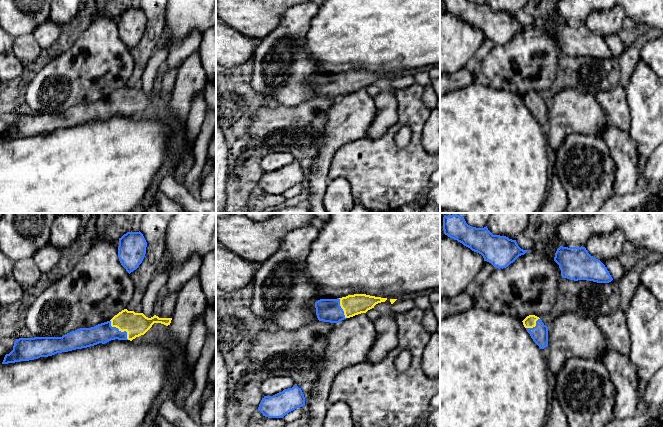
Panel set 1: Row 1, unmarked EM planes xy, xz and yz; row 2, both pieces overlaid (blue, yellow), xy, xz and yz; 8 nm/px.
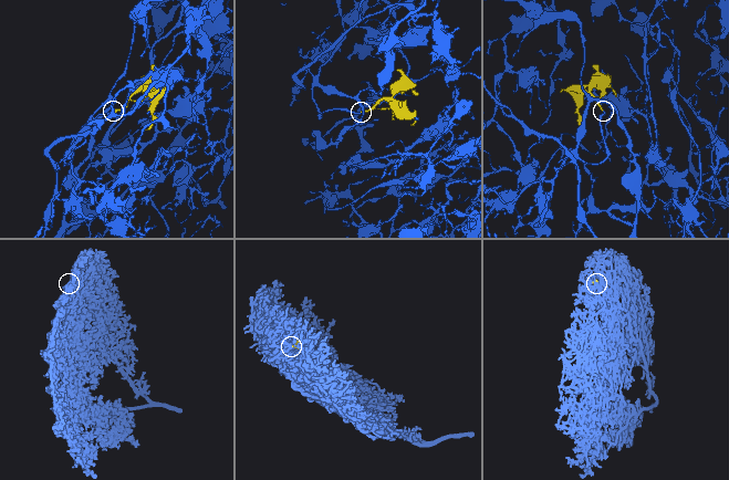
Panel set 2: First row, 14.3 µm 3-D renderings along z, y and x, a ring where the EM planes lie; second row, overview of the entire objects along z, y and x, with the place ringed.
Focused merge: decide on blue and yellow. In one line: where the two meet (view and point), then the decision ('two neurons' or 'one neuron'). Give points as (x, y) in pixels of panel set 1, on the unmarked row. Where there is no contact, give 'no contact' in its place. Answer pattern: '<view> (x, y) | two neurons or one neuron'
xy (120, 107) | one neuron

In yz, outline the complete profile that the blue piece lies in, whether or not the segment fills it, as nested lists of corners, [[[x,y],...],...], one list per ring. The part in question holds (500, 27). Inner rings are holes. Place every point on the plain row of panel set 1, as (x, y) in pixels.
[[[443,0],[444,10],[457,16],[472,27],[481,30],[484,37],[495,44],[506,44],[529,26],[521,25],[516,16],[493,11],[486,3],[476,4],[468,0]]]

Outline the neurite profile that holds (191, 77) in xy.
[[[197,50],[191,54],[179,67],[172,96],[167,102],[166,106],[166,111],[168,112],[172,121],[180,123],[182,127],[184,124],[186,124],[194,94],[197,91],[204,89],[208,81],[199,54],[200,52]]]

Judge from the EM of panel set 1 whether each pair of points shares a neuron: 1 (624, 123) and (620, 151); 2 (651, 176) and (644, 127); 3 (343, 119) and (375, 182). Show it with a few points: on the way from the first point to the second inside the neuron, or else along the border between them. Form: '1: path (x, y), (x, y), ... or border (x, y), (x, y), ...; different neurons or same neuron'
1: border (611, 122), (621, 130), (628, 132); different neurons
2: border (652, 151), (644, 170), (644, 177), (649, 182); different neurons
3: border (362, 138), (343, 144), (334, 153); different neurons

